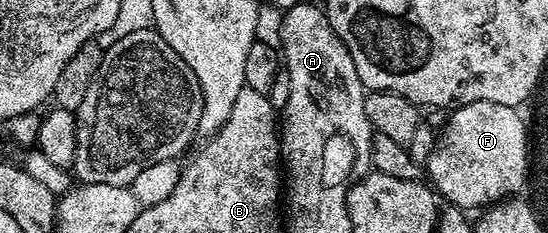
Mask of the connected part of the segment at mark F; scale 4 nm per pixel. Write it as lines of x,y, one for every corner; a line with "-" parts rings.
489,101
453,108
450,113
452,118
445,123
444,130
439,130
436,146
426,166
426,177
429,177
427,180
431,188
451,205
457,205
465,211
491,207
498,201
519,194
516,192
523,187
524,176
528,173
528,133
524,130
523,119
516,113
519,112
513,106

